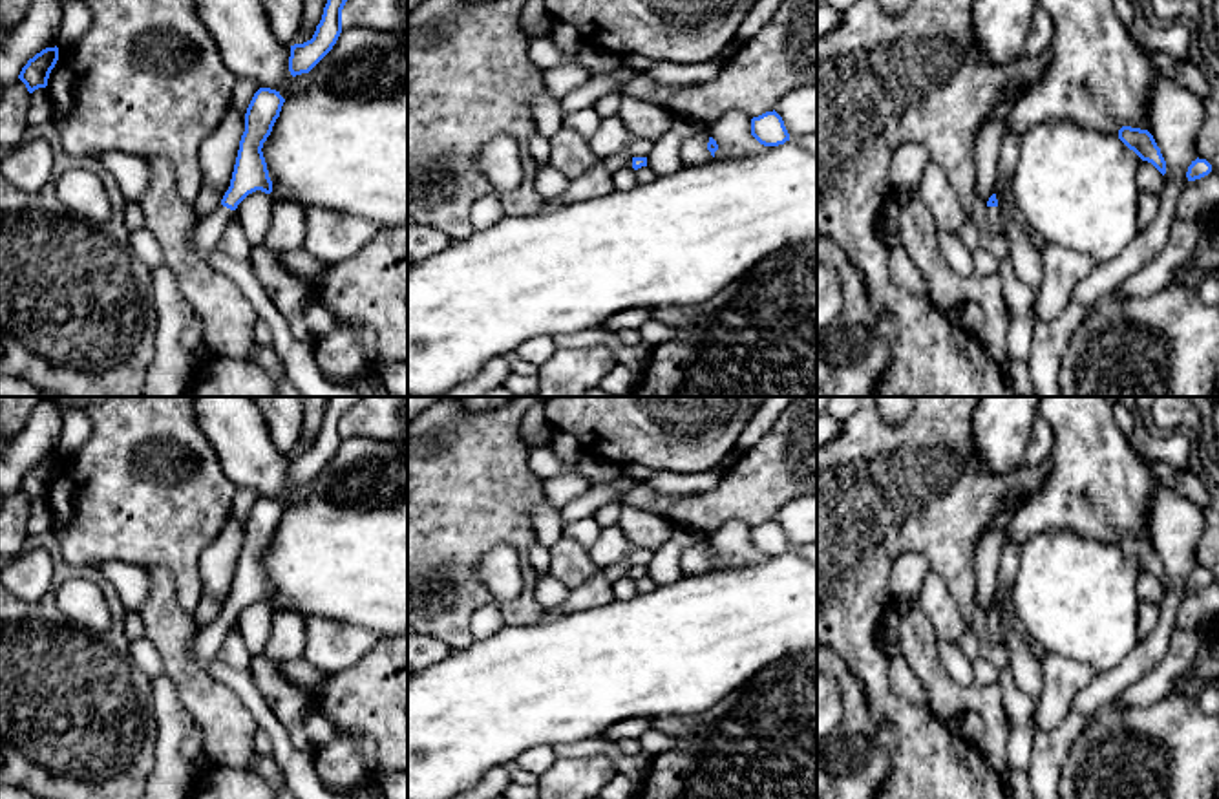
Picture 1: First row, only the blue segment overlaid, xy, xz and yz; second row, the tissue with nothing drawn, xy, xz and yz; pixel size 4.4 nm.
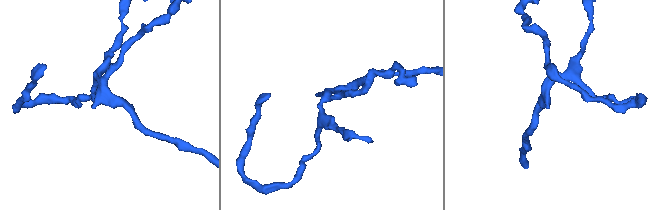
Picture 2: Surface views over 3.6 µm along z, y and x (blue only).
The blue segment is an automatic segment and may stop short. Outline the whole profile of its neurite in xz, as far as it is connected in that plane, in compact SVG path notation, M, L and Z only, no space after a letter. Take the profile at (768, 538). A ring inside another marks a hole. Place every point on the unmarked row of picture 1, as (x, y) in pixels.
M773 519L751 528L751 545L764 556L790 550L782 527Z

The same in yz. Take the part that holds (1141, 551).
M1122 536L1118 539L1118 549L1142 570L1151 572L1162 585L1166 583L1166 570L1153 545L1148 539Z

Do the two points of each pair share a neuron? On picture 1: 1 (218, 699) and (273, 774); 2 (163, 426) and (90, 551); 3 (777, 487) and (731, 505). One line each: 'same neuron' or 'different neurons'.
1: different neurons
2: same neuron
3: same neuron

